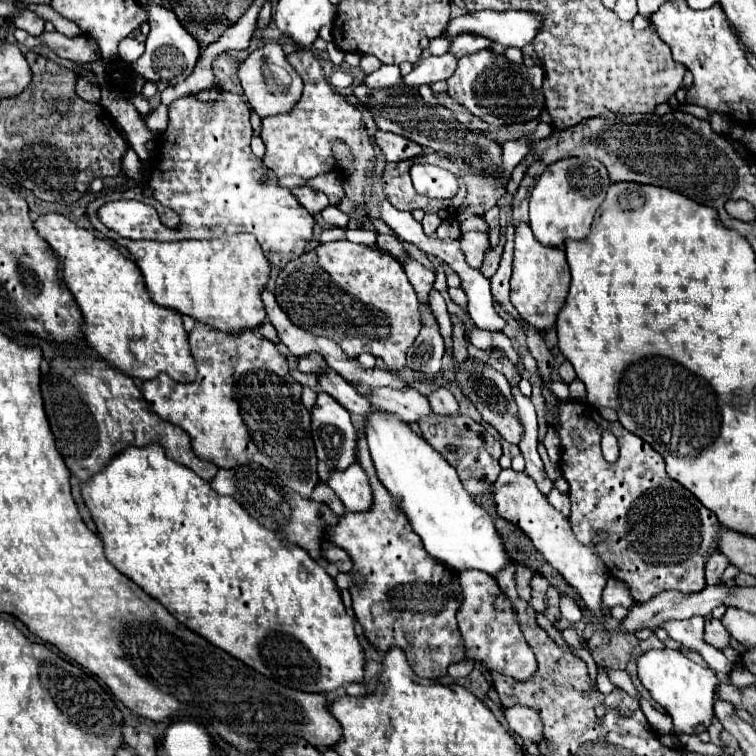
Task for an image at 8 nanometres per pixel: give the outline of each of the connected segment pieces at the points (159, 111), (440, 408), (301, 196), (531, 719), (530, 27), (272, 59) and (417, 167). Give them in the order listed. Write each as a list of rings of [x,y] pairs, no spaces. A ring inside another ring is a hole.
[[[160,104],[156,110],[152,110],[148,116],[144,116],[144,124],[150,132],[160,134],[166,130],[166,122],[168,122],[168,108],[164,104]]]
[[[436,388],[430,396],[426,396],[430,402],[430,408],[434,414],[456,414],[458,412],[458,402],[452,396],[450,390],[446,388]]]
[[[294,188],[292,190],[294,196],[298,198],[298,202],[310,212],[310,214],[318,214],[322,212],[330,202],[328,202],[328,196],[324,192],[318,192],[318,190],[312,190],[312,188]]]
[[[512,706],[504,712],[510,730],[514,730],[522,740],[532,740],[534,744],[538,744],[542,740],[542,722],[540,716],[526,708],[526,706]]]
[[[468,12],[464,16],[456,16],[446,24],[446,32],[442,38],[450,42],[460,34],[478,34],[488,38],[490,42],[502,44],[504,48],[522,48],[532,42],[540,28],[540,16],[532,12]]]
[[[278,42],[266,44],[260,50],[252,52],[248,56],[248,60],[244,60],[238,68],[238,78],[240,84],[244,88],[244,96],[250,102],[250,106],[254,108],[254,112],[258,116],[272,116],[272,114],[282,114],[294,108],[294,104],[300,100],[302,94],[302,78],[298,76],[298,72],[290,66],[286,52],[282,50],[282,46]]]
[[[414,164],[410,168],[410,176],[416,192],[430,198],[450,198],[458,190],[458,178],[432,164]]]

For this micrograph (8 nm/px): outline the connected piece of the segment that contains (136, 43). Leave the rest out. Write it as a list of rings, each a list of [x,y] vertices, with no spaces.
[[[124,38],[122,42],[120,42],[120,58],[124,60],[124,62],[134,62],[134,60],[138,60],[140,56],[142,56],[142,52],[144,52],[144,42],[140,42],[140,40],[136,40],[136,38]]]

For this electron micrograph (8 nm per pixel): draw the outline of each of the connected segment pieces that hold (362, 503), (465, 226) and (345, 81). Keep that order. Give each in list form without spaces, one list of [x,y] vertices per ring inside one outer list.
[[[354,462],[346,470],[332,470],[326,486],[330,486],[336,496],[342,500],[344,508],[350,512],[364,512],[372,504],[372,490],[368,484],[368,476],[362,466]]]
[[[470,216],[468,220],[464,220],[460,224],[460,230],[462,232],[468,232],[468,230],[480,230],[480,232],[488,232],[488,224],[484,222],[482,216]]]
[[[337,70],[329,79],[330,84],[335,89],[342,89],[351,86],[353,77],[342,70]]]

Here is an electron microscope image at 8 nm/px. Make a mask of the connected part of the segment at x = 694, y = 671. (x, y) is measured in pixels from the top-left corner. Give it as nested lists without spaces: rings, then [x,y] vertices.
[[[662,648],[662,650],[648,650],[638,660],[638,678],[650,692],[650,696],[666,708],[674,722],[674,730],[680,734],[700,734],[704,732],[712,718],[714,706],[714,692],[716,692],[716,674],[694,660],[690,660],[682,650]]]

